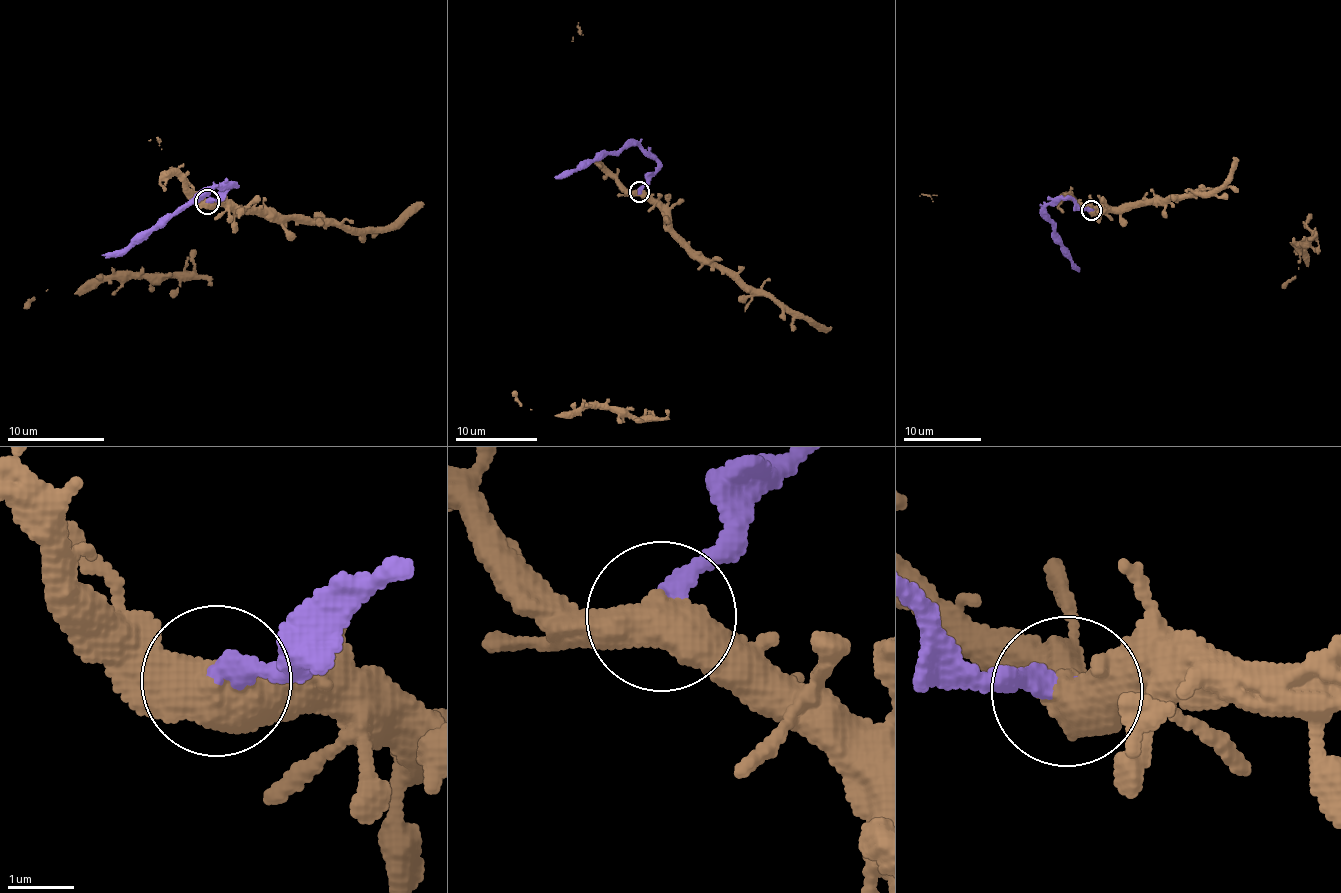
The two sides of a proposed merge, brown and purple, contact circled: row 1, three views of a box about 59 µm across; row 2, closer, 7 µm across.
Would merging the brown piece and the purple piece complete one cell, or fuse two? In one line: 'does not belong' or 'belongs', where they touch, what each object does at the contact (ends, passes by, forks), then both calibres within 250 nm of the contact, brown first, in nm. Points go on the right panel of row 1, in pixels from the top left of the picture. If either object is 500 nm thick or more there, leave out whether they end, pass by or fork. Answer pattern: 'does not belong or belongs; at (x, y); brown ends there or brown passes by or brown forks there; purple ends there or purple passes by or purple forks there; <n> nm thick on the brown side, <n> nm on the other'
does not belong; at (1091, 210); 600 nm thick on the brown side, 320 nm on the other

